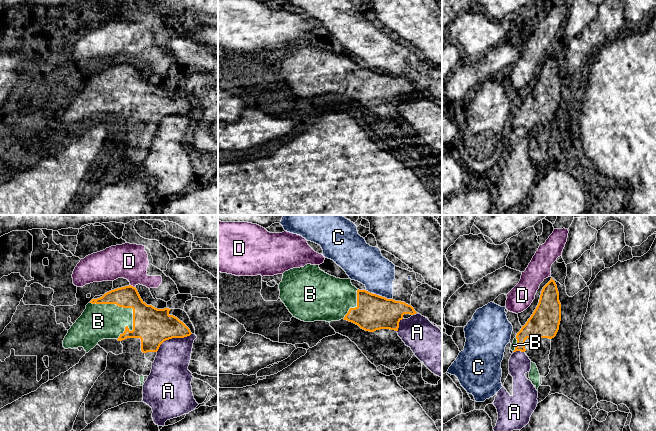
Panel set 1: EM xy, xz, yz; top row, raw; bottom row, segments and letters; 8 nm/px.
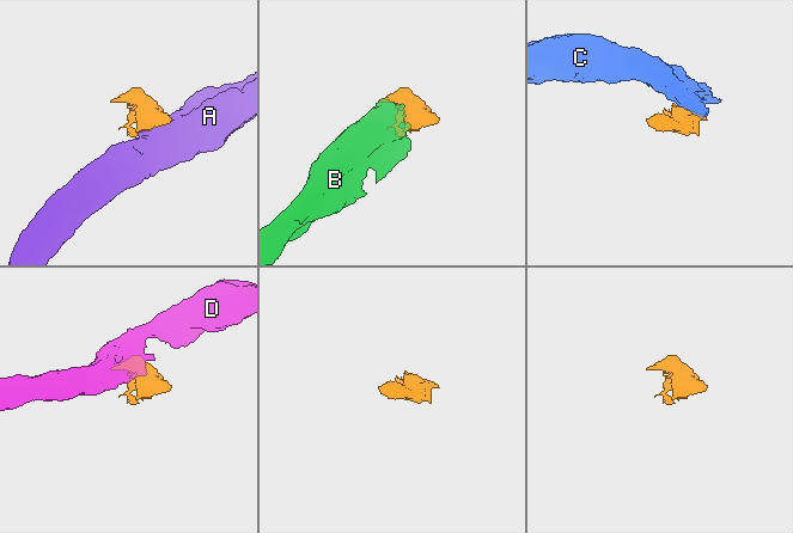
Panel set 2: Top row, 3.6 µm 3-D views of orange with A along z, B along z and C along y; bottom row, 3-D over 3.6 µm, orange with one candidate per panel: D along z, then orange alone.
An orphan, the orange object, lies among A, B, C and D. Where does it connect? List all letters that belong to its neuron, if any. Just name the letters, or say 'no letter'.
B

